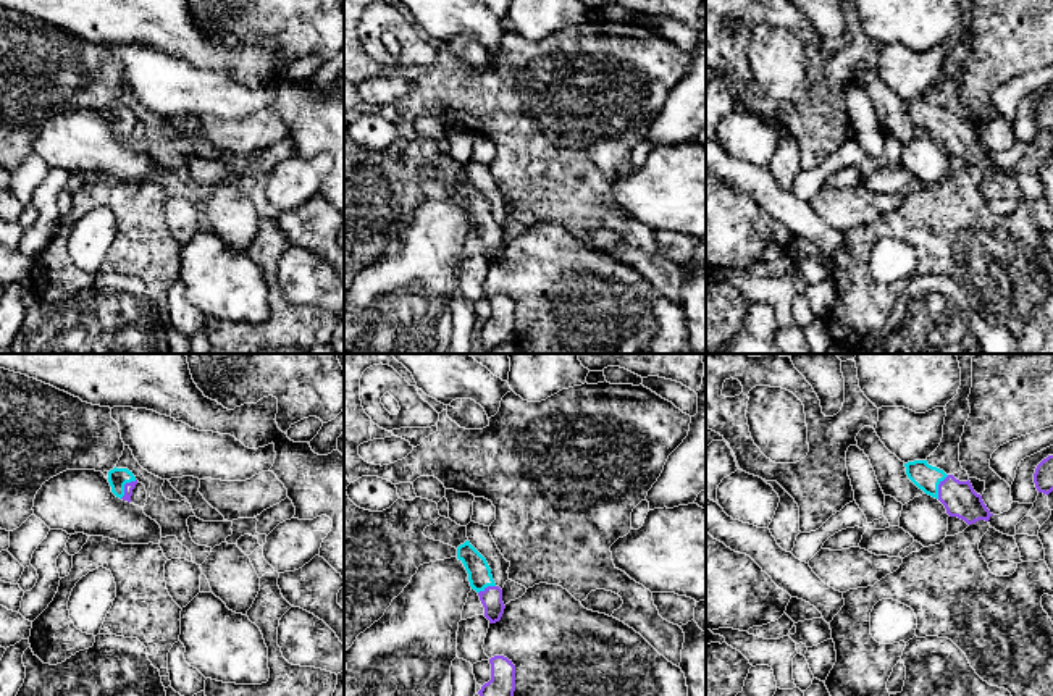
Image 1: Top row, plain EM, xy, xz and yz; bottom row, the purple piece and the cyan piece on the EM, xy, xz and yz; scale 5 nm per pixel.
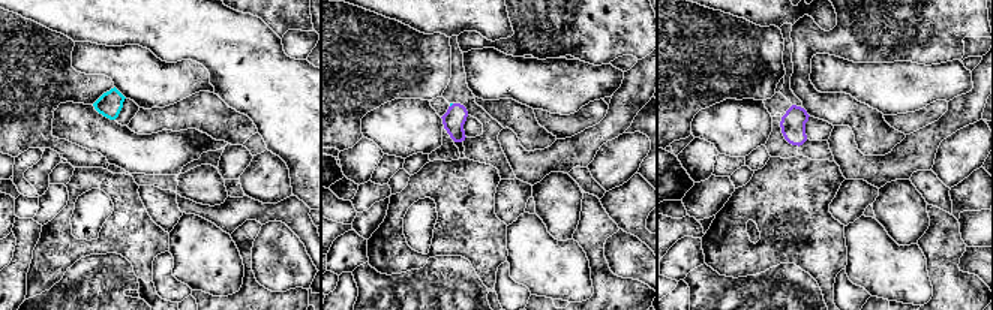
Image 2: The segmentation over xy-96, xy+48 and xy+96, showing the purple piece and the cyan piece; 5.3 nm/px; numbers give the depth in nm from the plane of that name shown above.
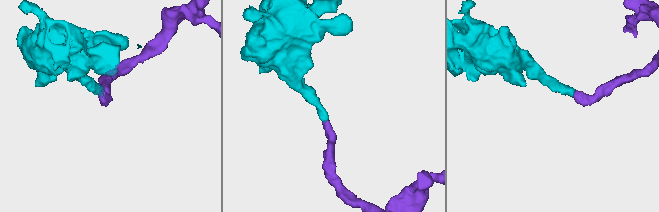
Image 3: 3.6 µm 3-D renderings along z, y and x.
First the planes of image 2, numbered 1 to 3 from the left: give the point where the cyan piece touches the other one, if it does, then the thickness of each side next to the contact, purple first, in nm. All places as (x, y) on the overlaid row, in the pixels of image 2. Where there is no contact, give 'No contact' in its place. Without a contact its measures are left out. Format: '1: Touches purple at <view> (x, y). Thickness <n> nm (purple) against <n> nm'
1: No contact
2: Touches purple at xy+48 (452, 105). Thickness 120 nm (purple) against 20 nm
3: No contact

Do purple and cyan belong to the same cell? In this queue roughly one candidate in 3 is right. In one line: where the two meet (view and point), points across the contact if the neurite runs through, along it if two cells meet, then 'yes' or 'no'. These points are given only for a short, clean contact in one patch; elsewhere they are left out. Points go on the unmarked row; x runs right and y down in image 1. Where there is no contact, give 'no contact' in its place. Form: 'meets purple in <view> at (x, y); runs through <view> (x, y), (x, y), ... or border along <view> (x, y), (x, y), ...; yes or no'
meets purple in xy at (125, 125); runs through xy (128, 126), (125, 125), (118, 115); yes

